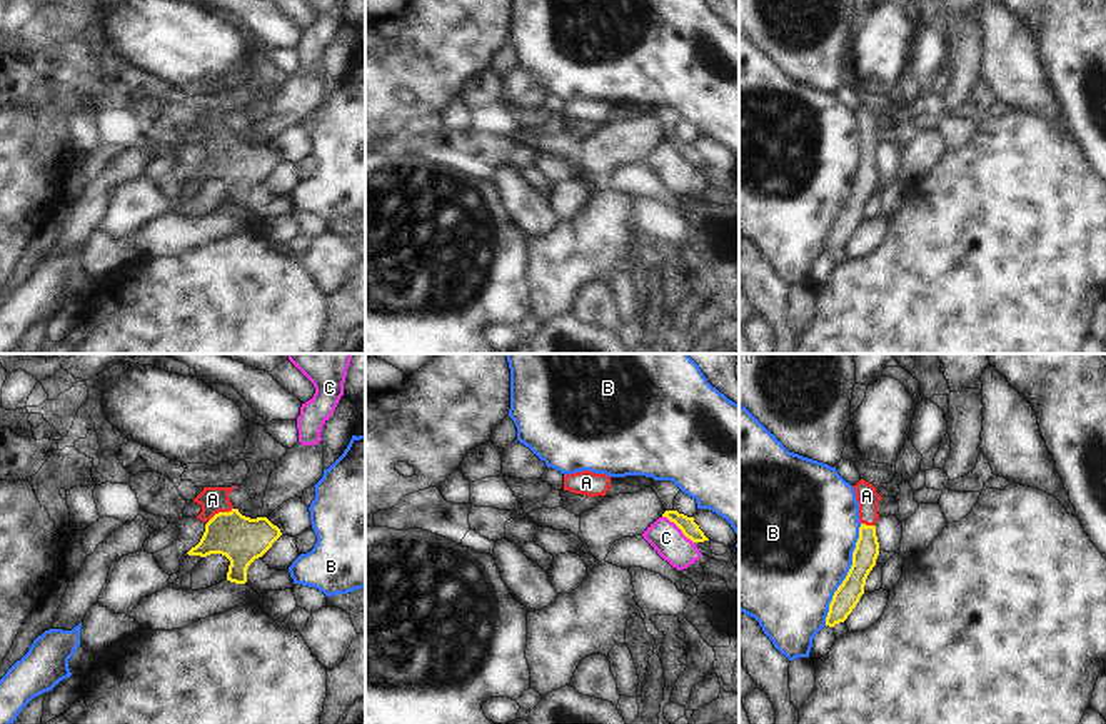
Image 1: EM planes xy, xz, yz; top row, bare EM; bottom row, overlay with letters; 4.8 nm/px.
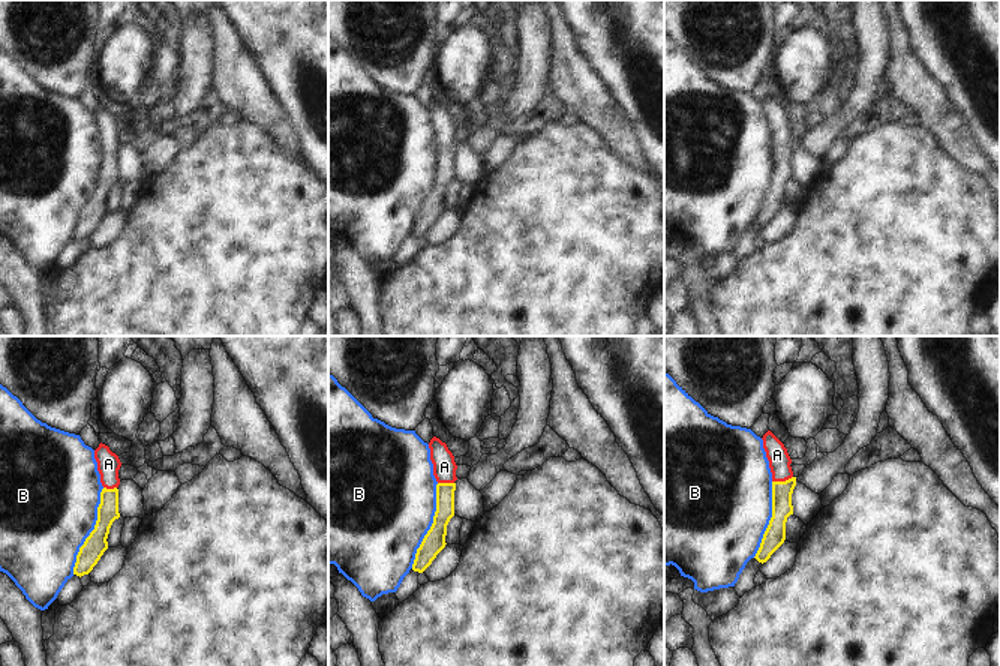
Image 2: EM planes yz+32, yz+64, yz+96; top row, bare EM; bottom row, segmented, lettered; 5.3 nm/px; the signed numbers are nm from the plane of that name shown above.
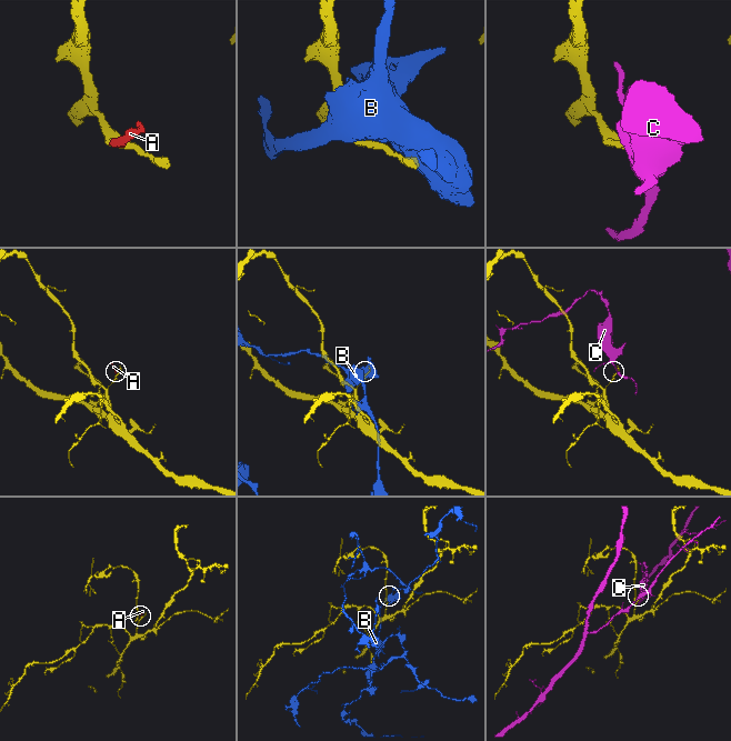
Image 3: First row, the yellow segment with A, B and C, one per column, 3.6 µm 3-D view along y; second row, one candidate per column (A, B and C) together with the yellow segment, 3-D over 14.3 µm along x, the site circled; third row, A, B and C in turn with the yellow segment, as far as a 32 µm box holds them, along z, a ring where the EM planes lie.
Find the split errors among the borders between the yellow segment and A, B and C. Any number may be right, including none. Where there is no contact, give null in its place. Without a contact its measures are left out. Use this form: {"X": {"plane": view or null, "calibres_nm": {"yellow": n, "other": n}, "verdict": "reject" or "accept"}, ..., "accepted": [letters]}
{"A": {"plane": "xy", "calibres_nm": {"yellow": 220, "other": 130}, "verdict": "accept"}, "B": {"plane": "yz", "calibres_nm": {"yellow": 120, "other": 480}, "verdict": "reject"}, "C": {"plane": "xz", "calibres_nm": {"yellow": 80, "other": 160}, "verdict": "reject"}, "accepted": ["A"]}

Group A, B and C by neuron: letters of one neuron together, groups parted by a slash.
A / B / C

